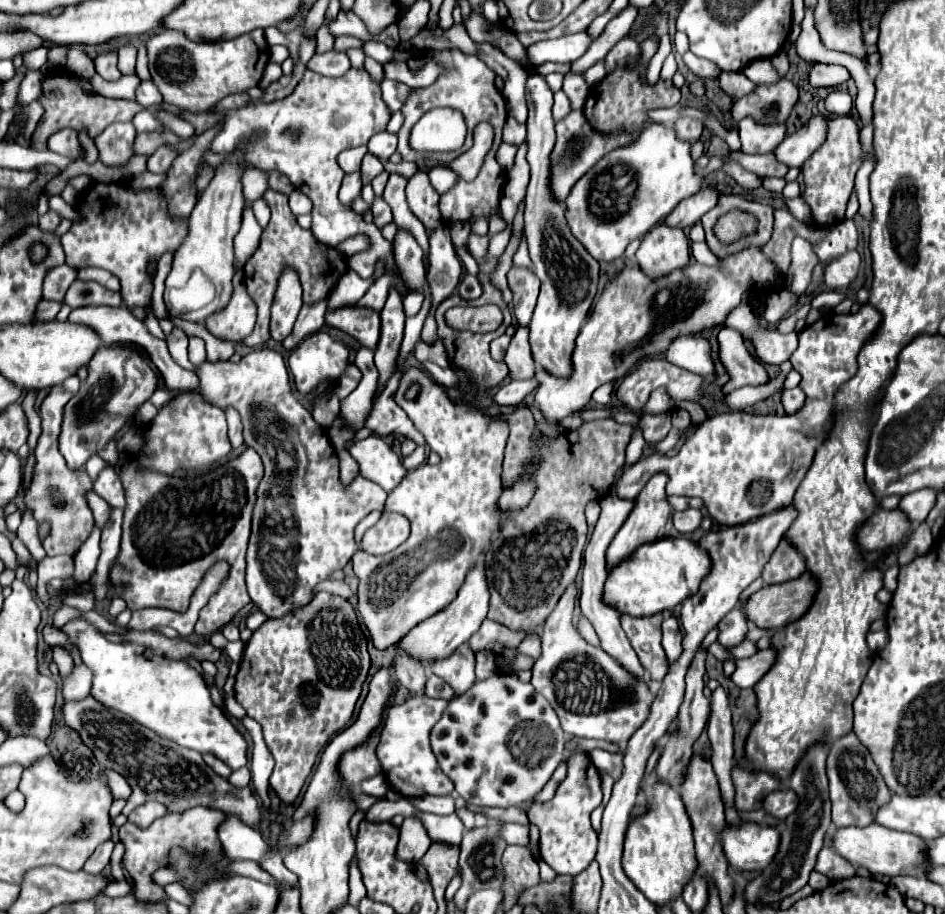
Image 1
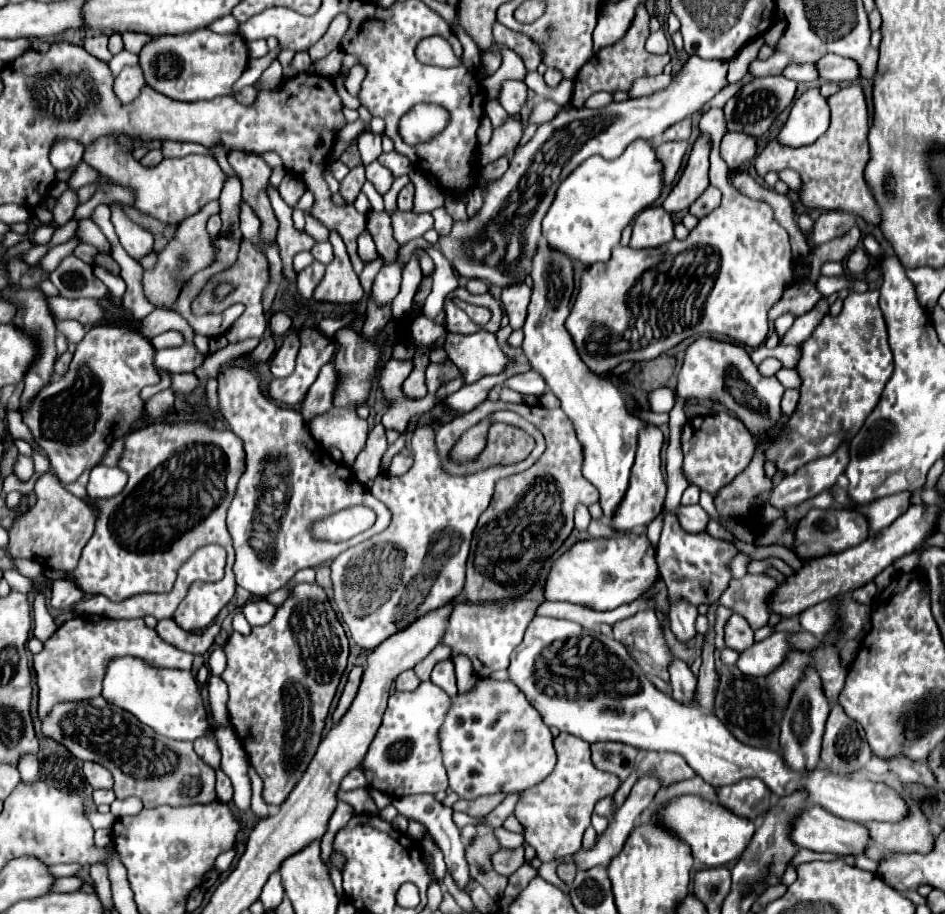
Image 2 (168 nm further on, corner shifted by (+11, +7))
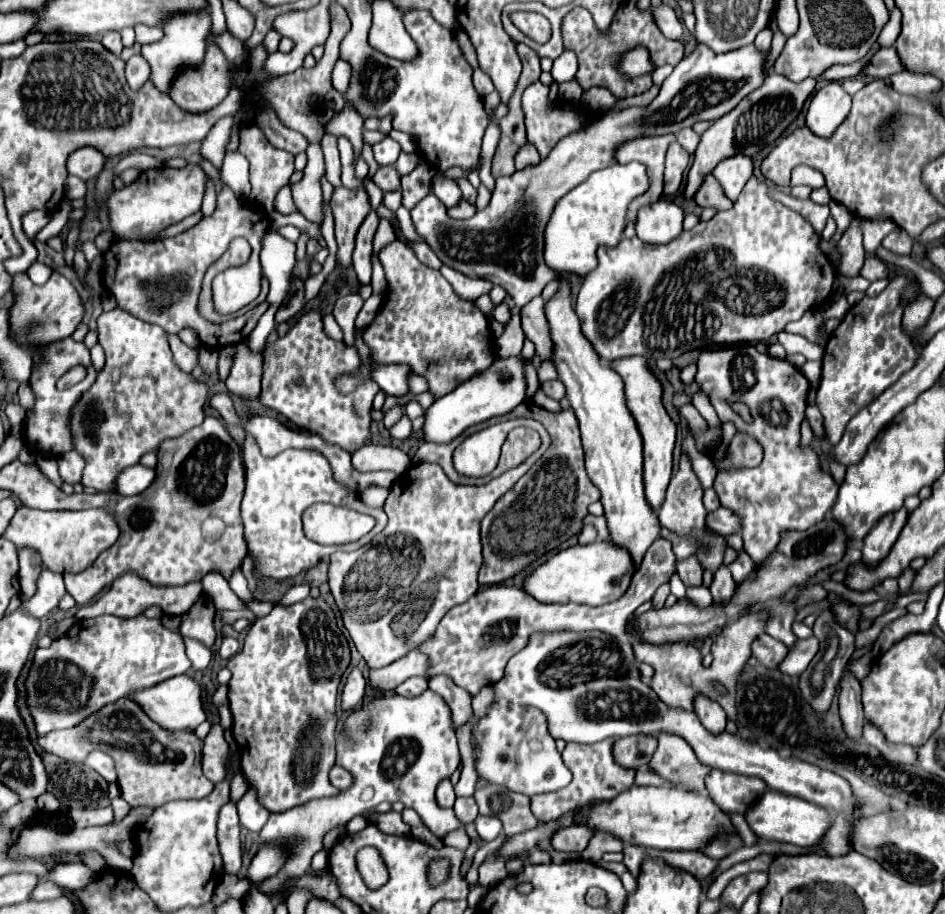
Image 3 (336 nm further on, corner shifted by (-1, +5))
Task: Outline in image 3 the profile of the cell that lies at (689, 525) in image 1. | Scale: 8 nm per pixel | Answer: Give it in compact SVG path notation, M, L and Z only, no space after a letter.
M719 508L715 512L709 512L705 522L707 522L709 528L713 528L721 536L729 536L729 534L741 532L741 520L739 520L739 516L735 516L727 508Z

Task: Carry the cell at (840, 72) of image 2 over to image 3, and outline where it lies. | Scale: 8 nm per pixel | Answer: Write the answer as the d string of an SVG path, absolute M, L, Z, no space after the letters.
M889 46L889 48L879 48L877 50L877 54L873 56L871 64L865 68L865 74L885 80L885 78L893 76L895 72L903 72L903 70L907 70L907 68L899 60L897 50L893 46Z

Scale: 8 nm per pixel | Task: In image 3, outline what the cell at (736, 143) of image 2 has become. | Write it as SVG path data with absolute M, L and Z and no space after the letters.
M743 154L731 156L713 170L713 176L717 178L719 186L723 188L723 194L731 202L735 202L737 196L741 194L743 186L747 184L747 180L753 176L753 162L751 162L751 158L747 158Z

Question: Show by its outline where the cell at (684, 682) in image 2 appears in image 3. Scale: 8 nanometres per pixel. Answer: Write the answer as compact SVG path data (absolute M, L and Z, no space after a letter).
M699 696L699 698L695 700L695 712L697 712L701 724L703 724L709 732L719 734L719 732L725 730L727 714L725 714L725 710L723 710L717 702Z

